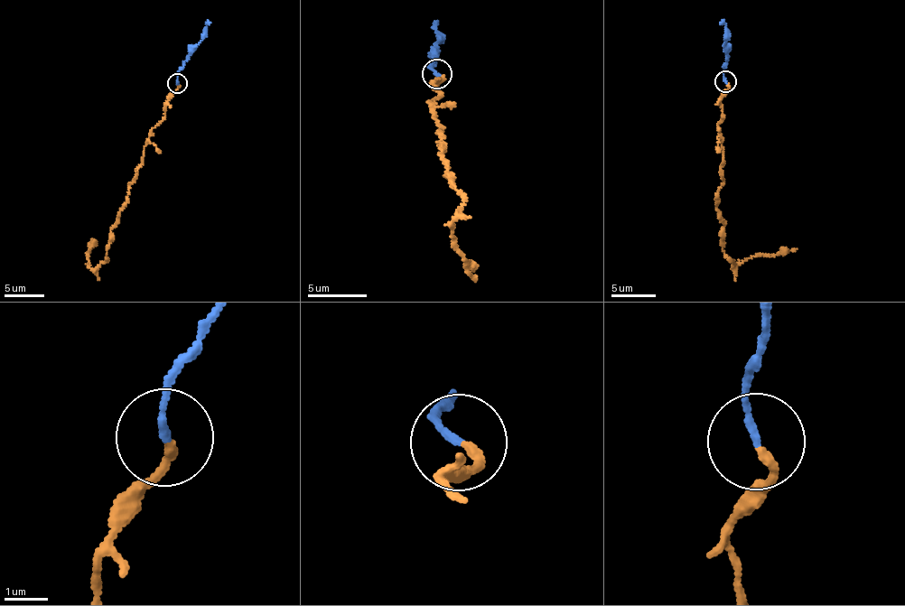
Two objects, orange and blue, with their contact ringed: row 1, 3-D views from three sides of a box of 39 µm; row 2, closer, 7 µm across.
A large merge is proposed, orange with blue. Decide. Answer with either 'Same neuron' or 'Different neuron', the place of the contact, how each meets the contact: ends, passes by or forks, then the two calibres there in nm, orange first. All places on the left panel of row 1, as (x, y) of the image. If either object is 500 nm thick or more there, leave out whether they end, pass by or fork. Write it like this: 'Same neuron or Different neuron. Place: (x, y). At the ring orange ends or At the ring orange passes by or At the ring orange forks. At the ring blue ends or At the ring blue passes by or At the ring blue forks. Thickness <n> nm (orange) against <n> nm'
Same neuron. Place: (177, 83). At the ring orange ends. At the ring blue ends. Thickness 190 nm (orange) against 150 nm

